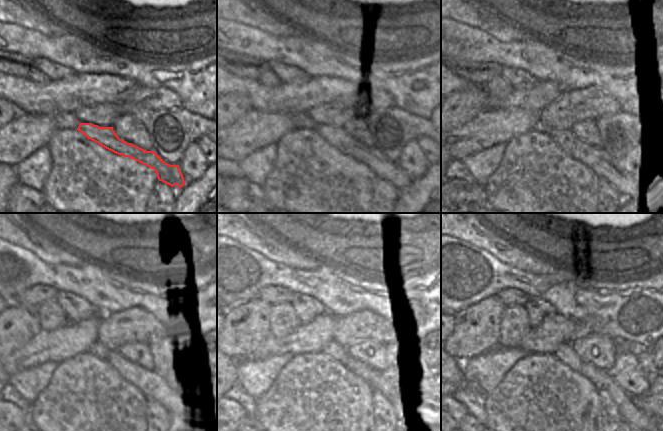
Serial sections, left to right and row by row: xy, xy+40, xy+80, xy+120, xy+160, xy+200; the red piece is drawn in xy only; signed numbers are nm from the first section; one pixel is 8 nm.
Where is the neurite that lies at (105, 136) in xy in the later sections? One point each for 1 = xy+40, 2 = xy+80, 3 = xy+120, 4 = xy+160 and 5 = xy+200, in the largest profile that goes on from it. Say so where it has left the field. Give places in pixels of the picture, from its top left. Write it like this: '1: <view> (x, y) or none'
1: xy+40 (337, 137)
2: xy+80 (599, 161)
3: xy+120 (155, 388)
4: xy+160 (380, 382)
5: xy+200 (644, 403)

